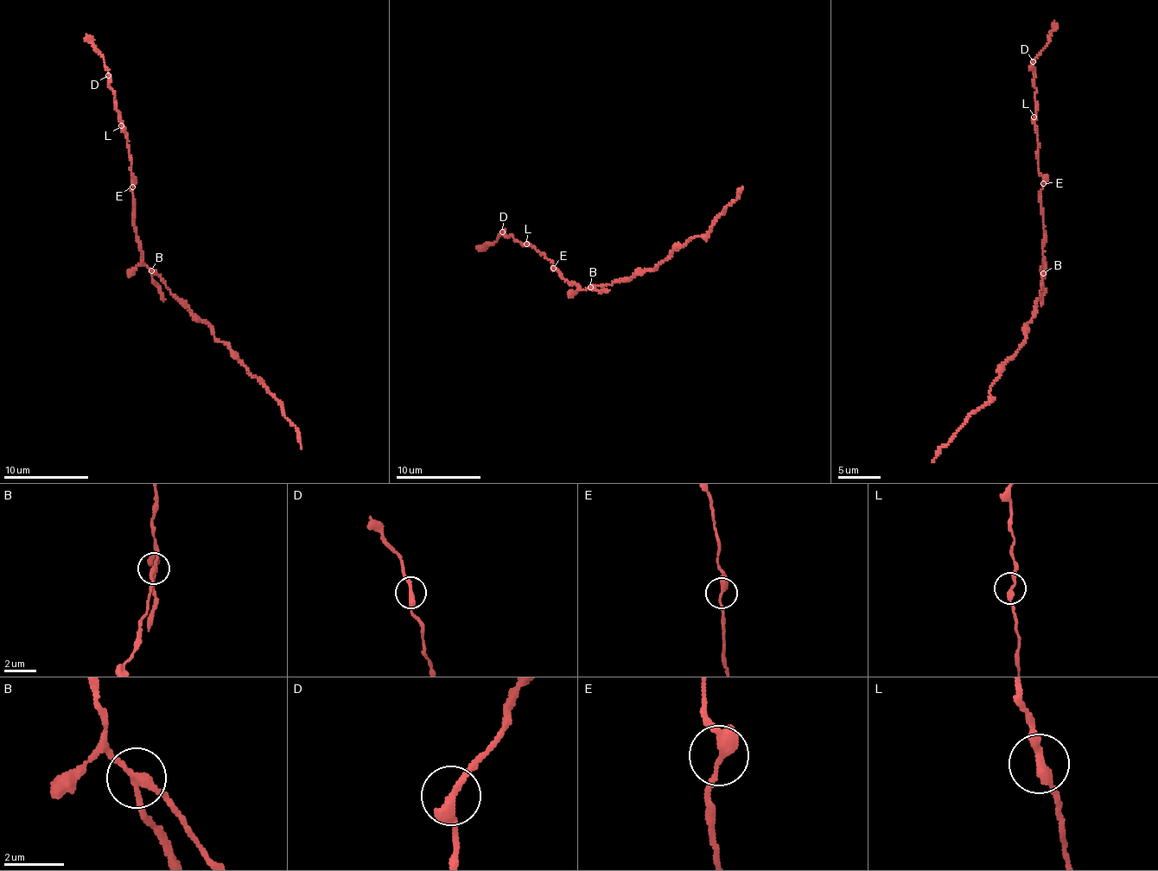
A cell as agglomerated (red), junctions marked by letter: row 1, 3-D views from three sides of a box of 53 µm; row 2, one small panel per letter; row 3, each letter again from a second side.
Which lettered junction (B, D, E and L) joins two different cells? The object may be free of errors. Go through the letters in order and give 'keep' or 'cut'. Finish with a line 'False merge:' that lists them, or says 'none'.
B: cut
D: keep
E: keep
L: keep
False merge: B

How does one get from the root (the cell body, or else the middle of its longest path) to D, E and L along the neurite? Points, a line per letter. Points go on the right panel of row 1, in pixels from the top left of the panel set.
D: (1046, 264), (1033, 61)
E: (1046, 264), (1043, 262), (1043, 208), (1040, 206), (1043, 183)
L: (1046, 264), (1043, 262), (1043, 208), (1040, 206), (1043, 177), (1039, 171), (1037, 126), (1033, 117)

